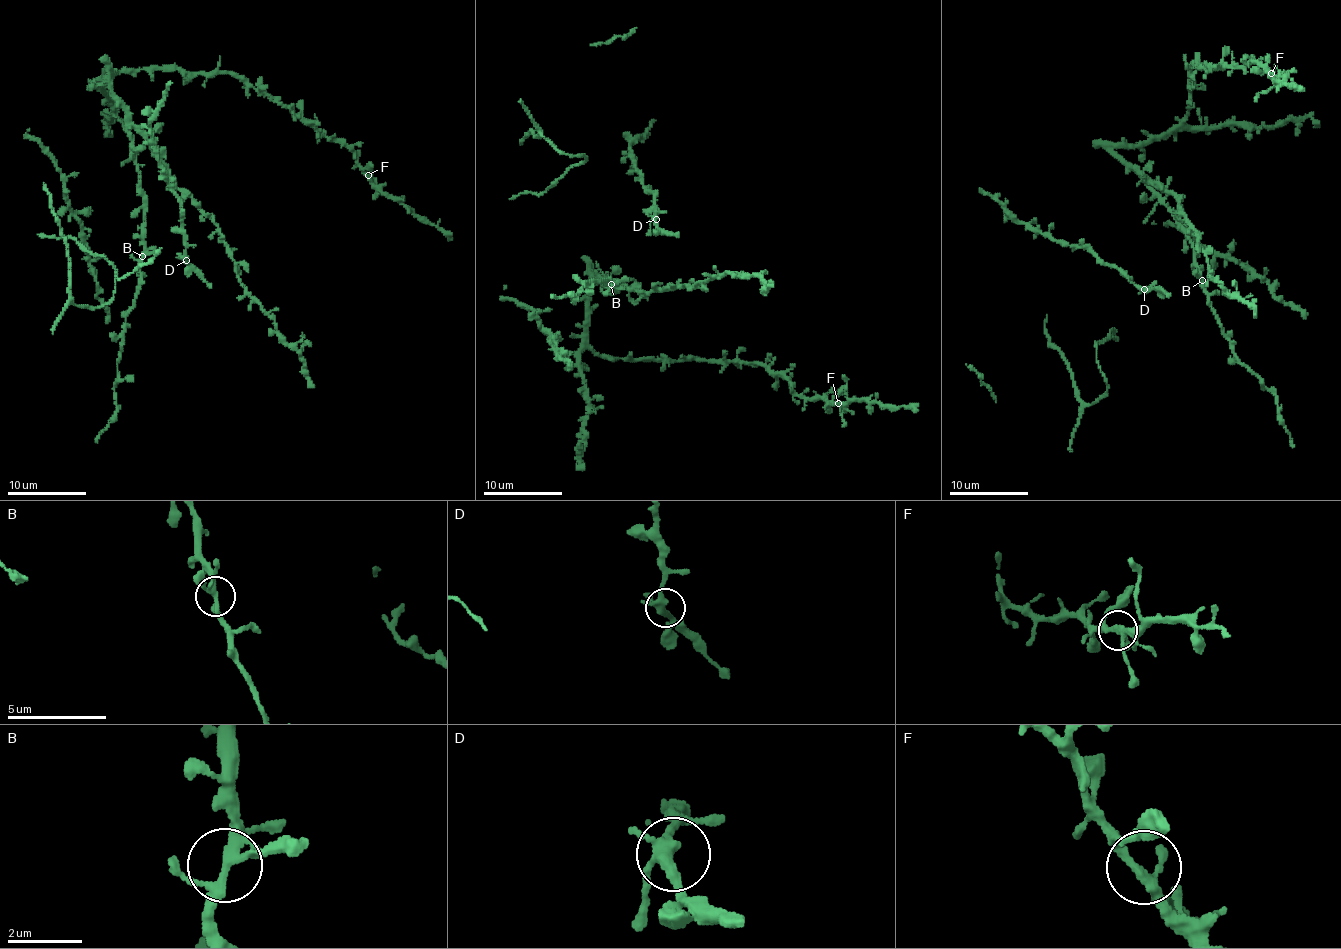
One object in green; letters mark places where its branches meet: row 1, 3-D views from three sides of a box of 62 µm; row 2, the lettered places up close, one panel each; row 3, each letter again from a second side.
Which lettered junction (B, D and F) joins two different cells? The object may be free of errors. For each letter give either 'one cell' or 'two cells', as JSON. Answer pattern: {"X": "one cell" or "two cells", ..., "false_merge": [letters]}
{"B": "one cell", "D": "one cell", "F": "one cell", "false_merge": []}

